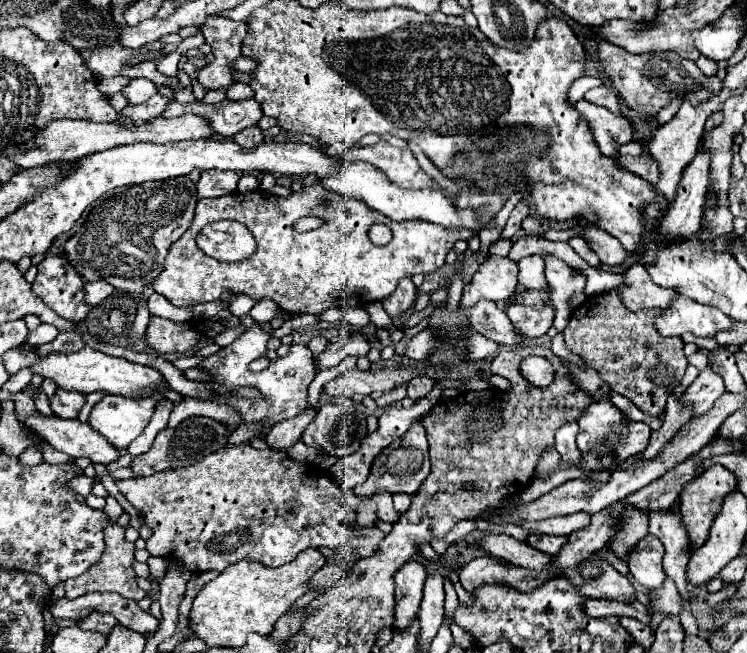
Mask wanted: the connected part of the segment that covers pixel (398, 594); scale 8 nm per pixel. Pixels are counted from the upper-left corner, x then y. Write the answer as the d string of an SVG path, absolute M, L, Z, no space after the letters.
M407 562L395 572L395 622L393 628L407 628L419 612L423 598L425 566L419 562Z

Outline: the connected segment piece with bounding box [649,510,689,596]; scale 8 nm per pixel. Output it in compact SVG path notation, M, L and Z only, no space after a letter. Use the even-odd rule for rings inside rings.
M671 510L651 512L649 534L657 536L665 546L665 558L663 558L665 574L675 582L675 586L679 588L679 592L683 592L683 596L689 596L687 576L685 576L685 568L689 562L687 530L683 528L679 516L675 516Z

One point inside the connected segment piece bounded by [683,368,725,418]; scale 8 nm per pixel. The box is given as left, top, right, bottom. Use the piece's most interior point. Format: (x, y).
(708, 386)

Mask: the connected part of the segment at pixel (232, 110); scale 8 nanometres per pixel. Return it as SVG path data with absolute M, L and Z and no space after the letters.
M254 98L248 100L223 100L217 104L203 104L203 102L171 102L167 110L163 112L165 118L183 116L183 114L197 114L211 120L211 128L221 136L233 136L235 132L241 132L247 126L257 126L263 112Z

